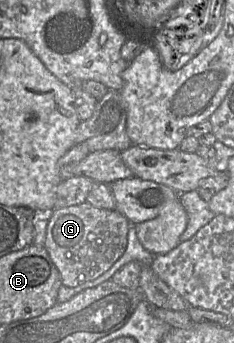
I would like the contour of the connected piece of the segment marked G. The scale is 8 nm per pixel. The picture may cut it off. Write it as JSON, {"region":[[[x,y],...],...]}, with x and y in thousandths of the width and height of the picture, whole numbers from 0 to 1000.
{"region":[[[355,589],[205,627],[188,723],[239,776],[261,822],[286,837],[325,837],[402,816],[470,784],[526,743],[560,650],[513,618],[415,606]]]}

